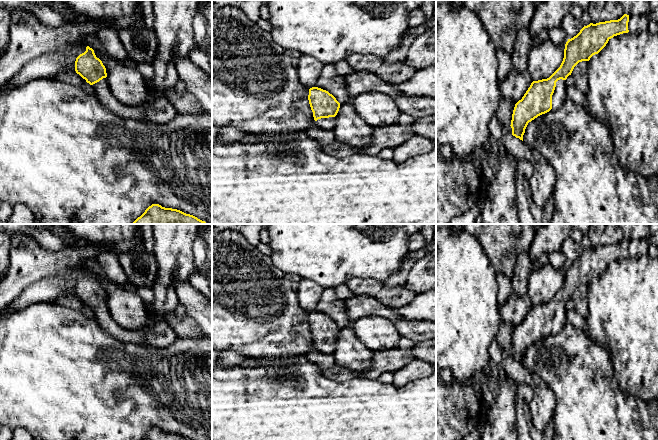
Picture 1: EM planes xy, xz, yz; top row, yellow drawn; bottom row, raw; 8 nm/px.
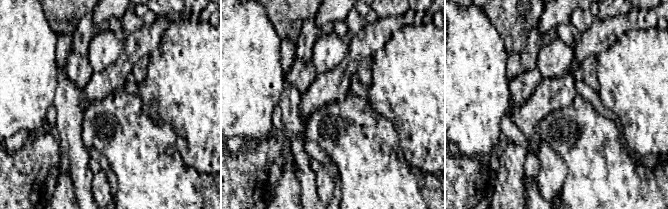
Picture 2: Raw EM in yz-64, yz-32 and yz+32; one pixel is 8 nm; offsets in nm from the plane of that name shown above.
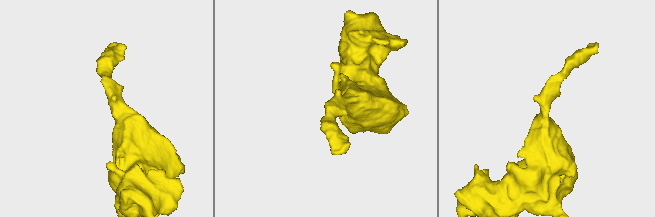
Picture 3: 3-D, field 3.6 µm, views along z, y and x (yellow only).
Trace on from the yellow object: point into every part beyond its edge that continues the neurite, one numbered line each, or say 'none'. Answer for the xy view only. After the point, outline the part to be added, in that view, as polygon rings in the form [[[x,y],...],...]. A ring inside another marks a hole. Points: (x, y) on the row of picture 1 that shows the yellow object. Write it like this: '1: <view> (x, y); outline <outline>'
1: xy (159, 110); outline [[[107,78],[91,85],[91,90],[105,109],[126,120],[145,120],[154,124],[163,124],[178,114],[169,100],[162,96],[153,98],[142,106],[121,104],[111,93]]]

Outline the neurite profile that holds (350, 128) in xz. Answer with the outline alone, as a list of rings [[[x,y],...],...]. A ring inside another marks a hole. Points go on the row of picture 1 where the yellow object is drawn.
[[[352,103],[340,104],[335,119],[336,124],[333,132],[336,140],[357,148],[357,153],[366,153],[364,148],[371,141],[373,127],[357,114]]]

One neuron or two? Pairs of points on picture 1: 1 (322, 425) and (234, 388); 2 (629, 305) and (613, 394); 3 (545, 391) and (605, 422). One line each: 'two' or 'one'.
1: one
2: two
3: two

